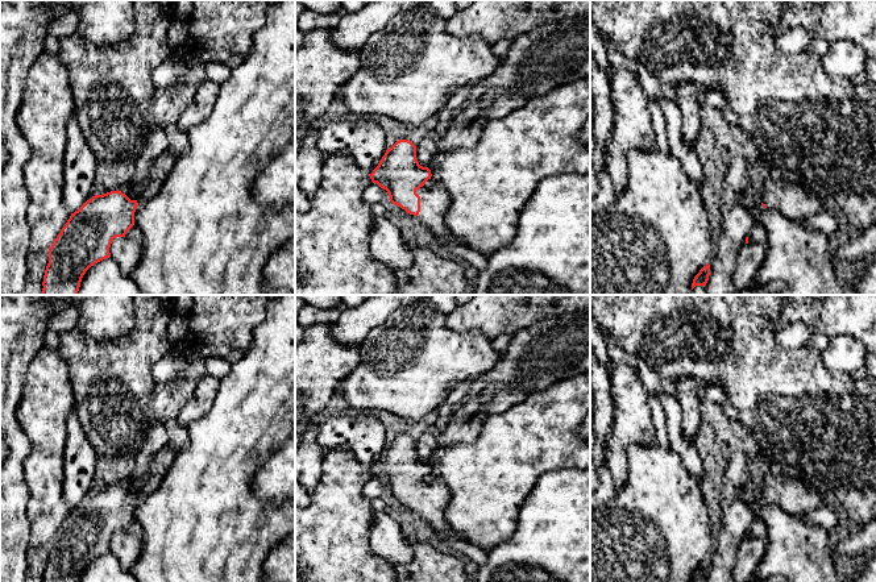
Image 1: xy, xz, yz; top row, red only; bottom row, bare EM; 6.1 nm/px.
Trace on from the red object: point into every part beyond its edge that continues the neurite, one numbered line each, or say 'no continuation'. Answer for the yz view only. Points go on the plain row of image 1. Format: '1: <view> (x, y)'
1: yz (793, 497)

